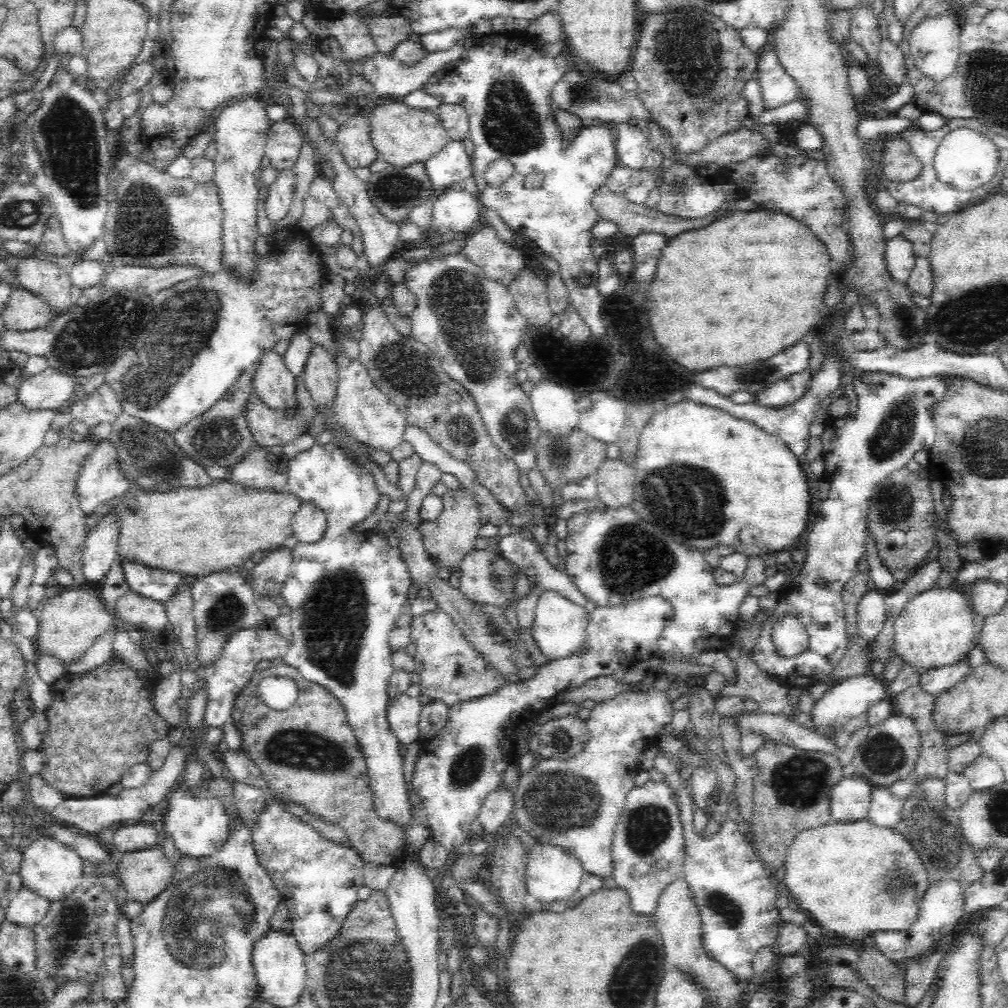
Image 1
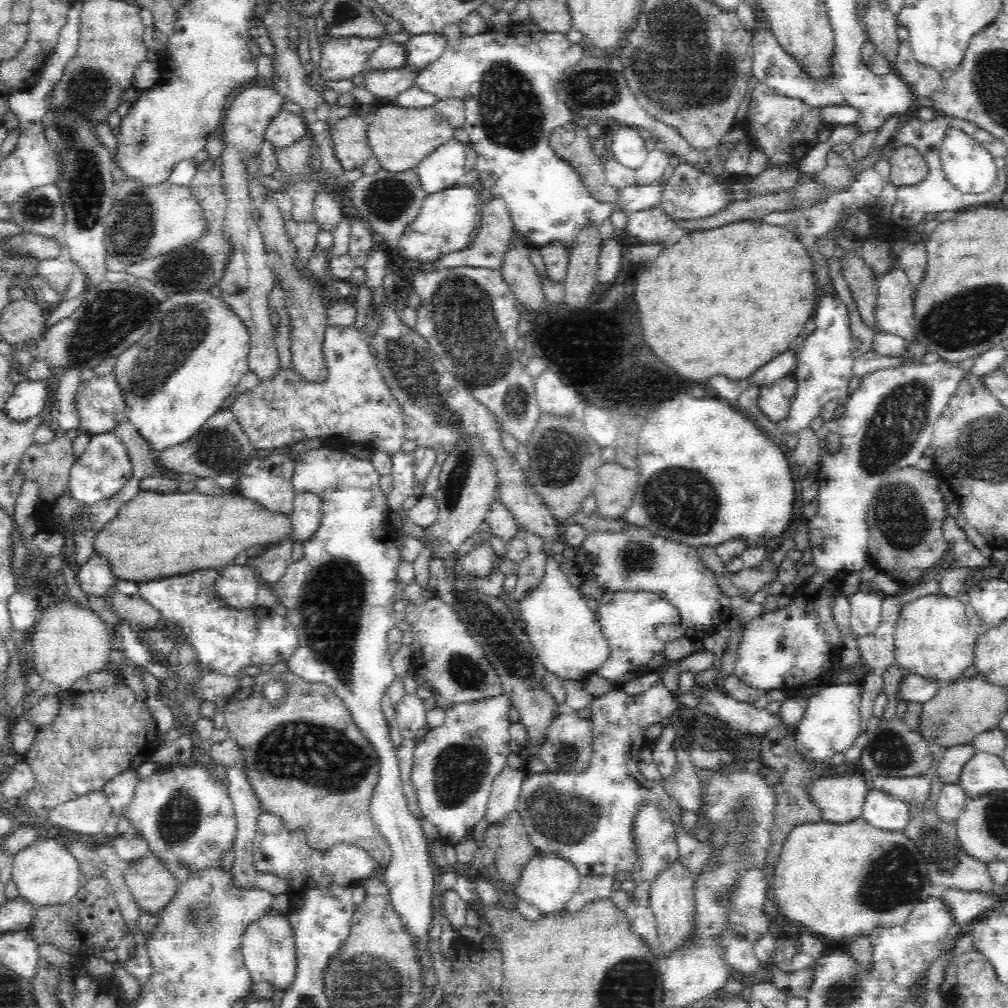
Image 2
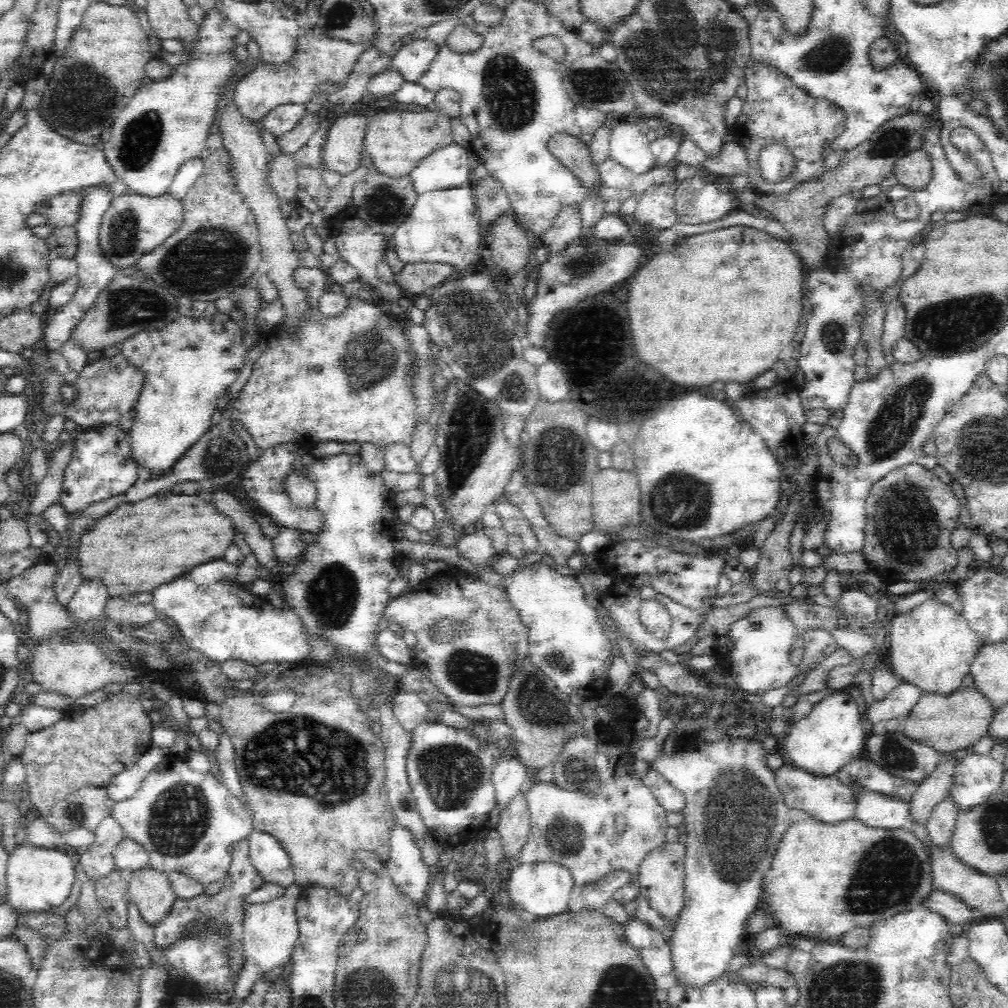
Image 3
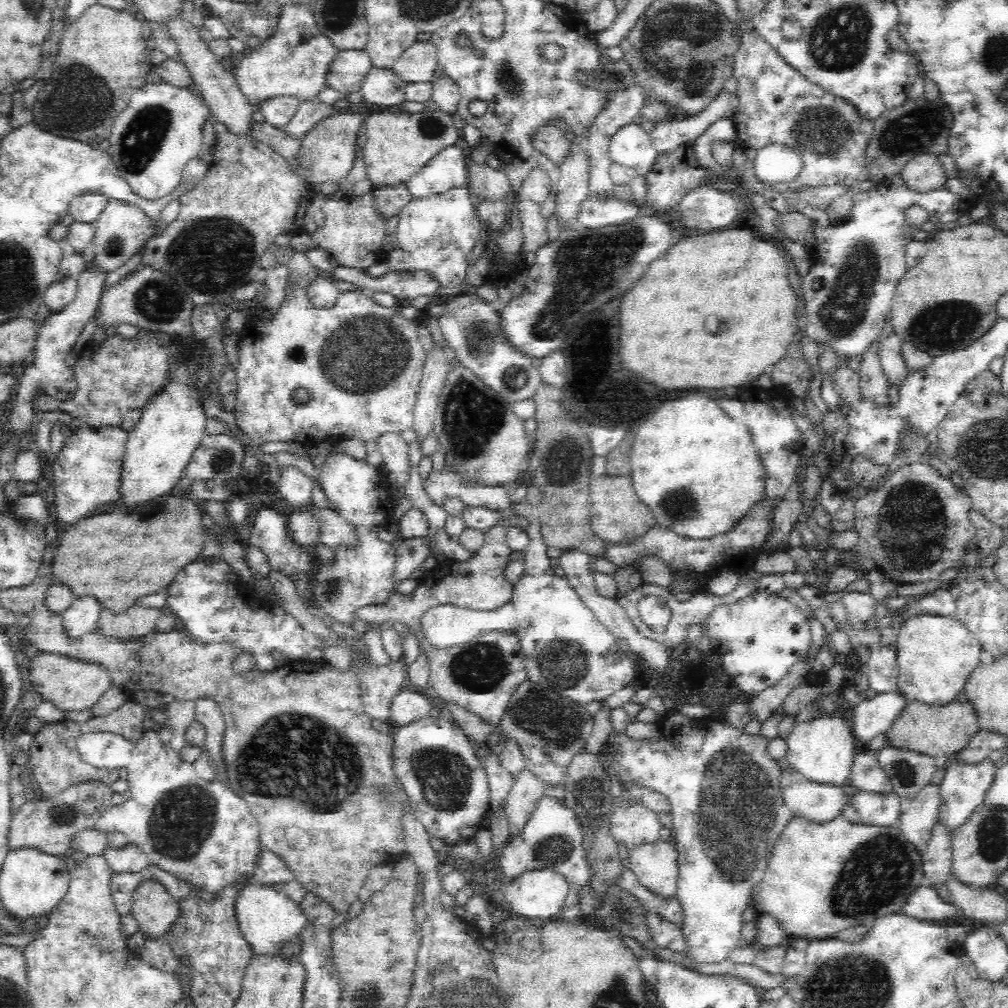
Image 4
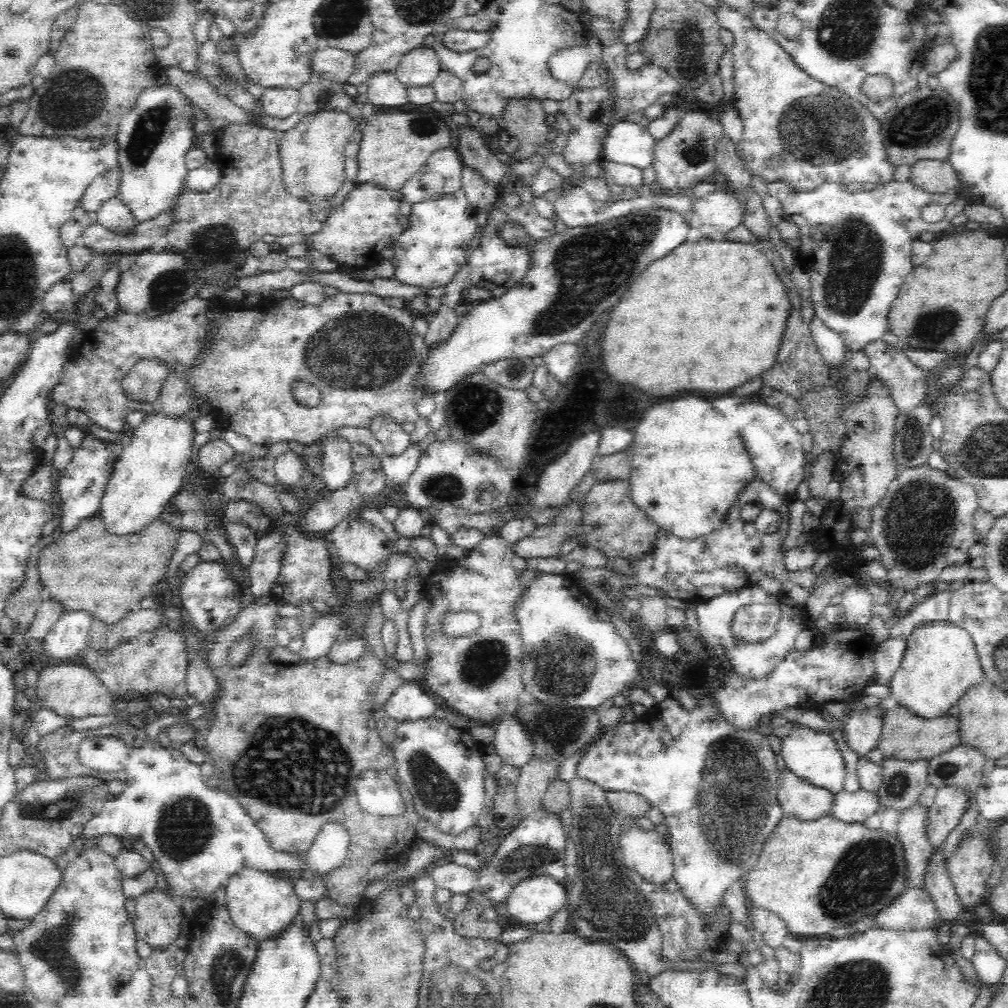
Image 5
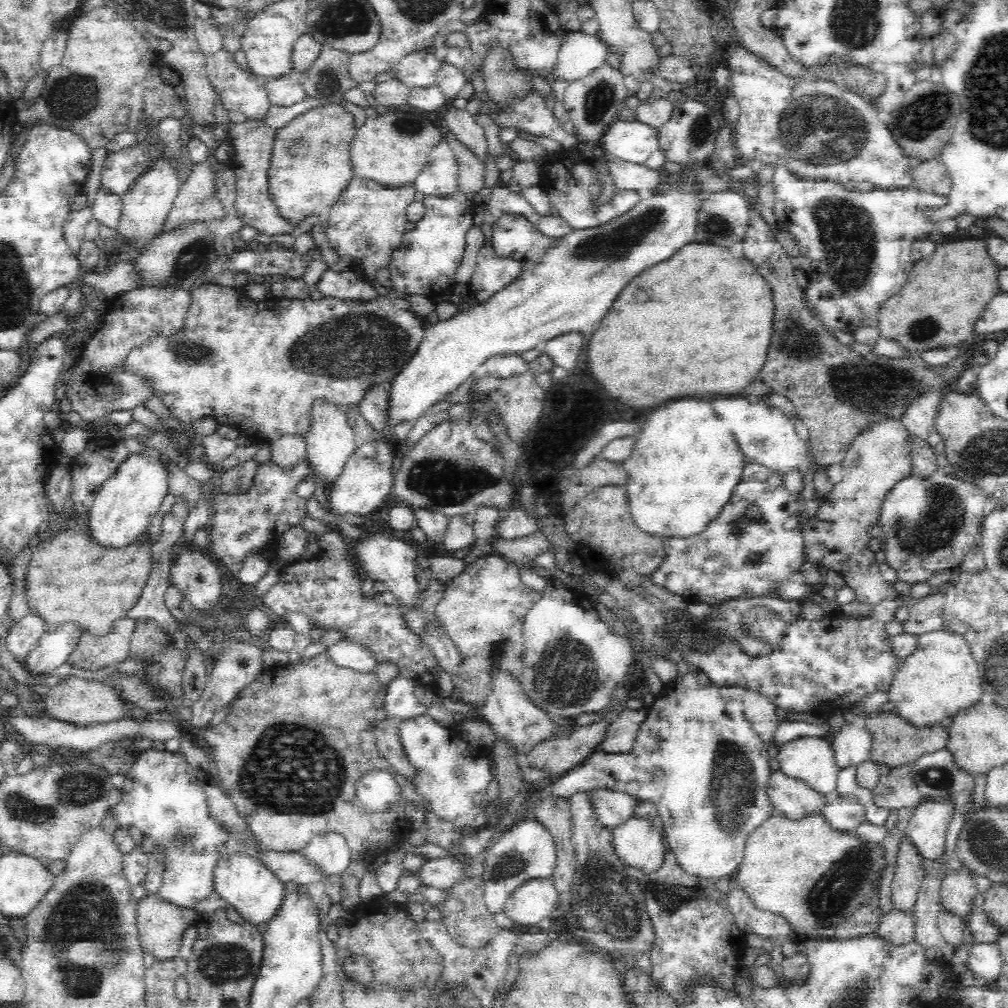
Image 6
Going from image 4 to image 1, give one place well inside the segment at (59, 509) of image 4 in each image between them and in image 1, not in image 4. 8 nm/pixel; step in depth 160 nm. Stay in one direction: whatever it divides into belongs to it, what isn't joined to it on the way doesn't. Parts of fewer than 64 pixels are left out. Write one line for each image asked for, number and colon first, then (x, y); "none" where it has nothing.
1: (100, 479)
2: (99, 473)
3: (100, 468)

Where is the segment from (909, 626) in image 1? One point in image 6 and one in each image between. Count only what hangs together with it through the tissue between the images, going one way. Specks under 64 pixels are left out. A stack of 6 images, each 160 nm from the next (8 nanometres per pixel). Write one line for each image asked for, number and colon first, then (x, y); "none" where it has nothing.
2: (933, 638)
3: (932, 647)
4: (935, 655)
5: (939, 668)
6: (940, 679)

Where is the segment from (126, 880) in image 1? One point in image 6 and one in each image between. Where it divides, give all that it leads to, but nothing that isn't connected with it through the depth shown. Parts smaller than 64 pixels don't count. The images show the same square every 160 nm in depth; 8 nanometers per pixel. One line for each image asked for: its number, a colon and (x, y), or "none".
2: (152, 885)
3: (150, 890)
4: (156, 912)
5: (157, 918)
6: (161, 926)

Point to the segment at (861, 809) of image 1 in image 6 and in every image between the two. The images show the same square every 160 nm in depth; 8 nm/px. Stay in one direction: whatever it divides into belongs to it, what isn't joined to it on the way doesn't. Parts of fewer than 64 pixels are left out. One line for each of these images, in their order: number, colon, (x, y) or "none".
2: (840, 800)
3: (826, 799)
4: (819, 803)
5: (799, 799)
6: (792, 798)

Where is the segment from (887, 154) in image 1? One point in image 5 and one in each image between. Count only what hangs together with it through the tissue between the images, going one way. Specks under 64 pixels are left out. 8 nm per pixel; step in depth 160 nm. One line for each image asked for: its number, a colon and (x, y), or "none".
2: (908, 166)
3: (914, 171)
4: (924, 173)
5: (934, 176)

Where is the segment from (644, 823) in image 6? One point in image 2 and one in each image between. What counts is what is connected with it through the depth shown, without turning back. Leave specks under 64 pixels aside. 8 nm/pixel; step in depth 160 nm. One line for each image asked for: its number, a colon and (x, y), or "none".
2: (670, 897)
3: (660, 874)
4: (655, 865)
5: (645, 851)

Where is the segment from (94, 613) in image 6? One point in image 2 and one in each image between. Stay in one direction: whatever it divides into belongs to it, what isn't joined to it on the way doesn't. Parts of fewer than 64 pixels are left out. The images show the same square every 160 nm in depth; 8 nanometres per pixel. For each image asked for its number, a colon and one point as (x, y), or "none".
2: (154, 536)
3: (137, 547)
4: (117, 558)
5: (86, 571)

